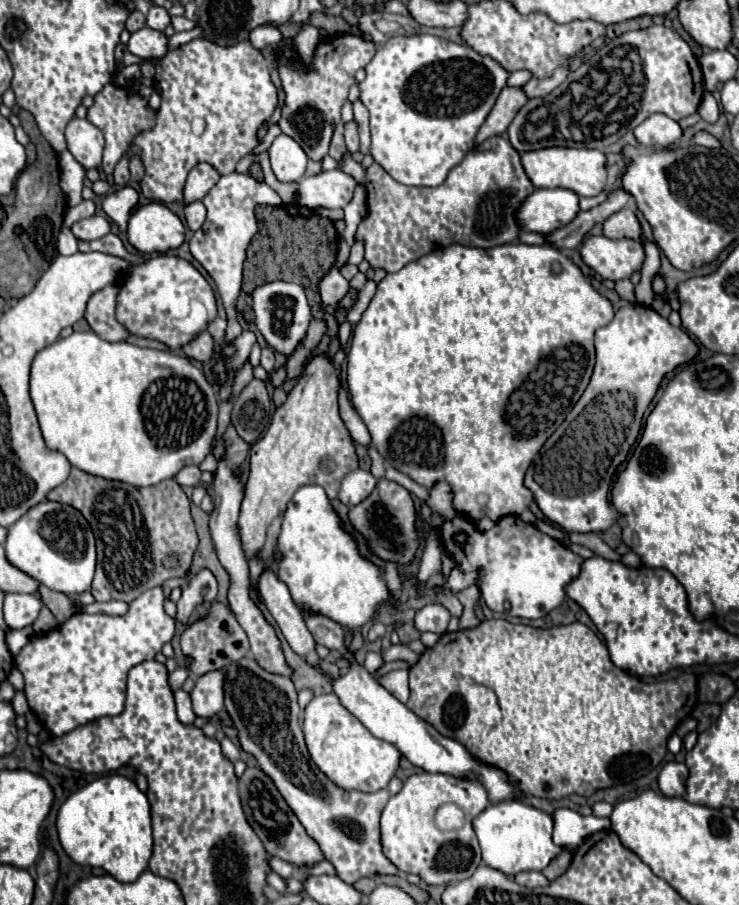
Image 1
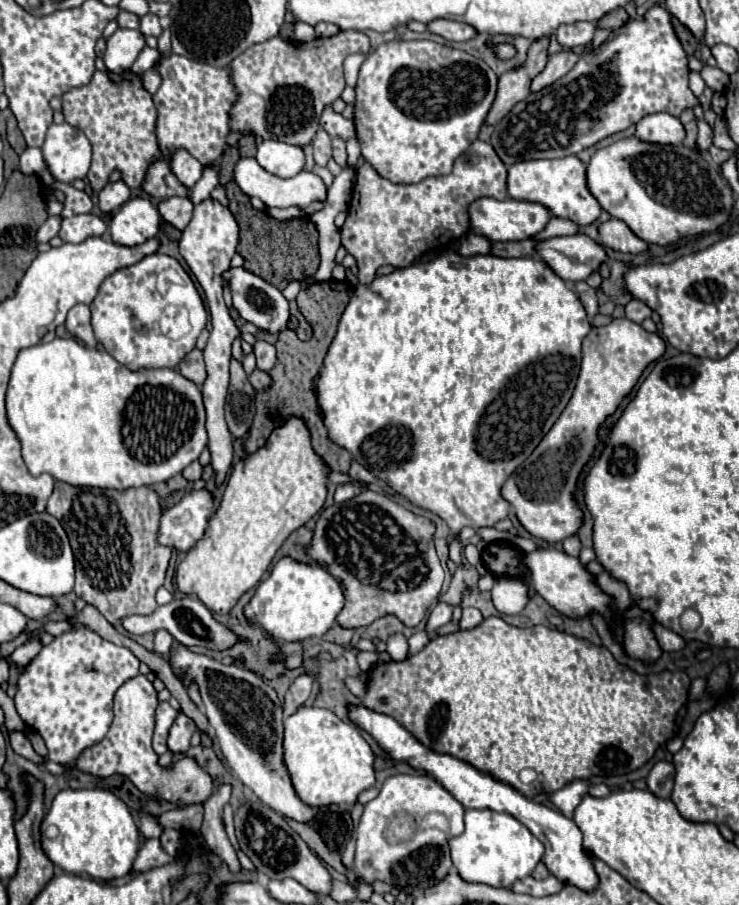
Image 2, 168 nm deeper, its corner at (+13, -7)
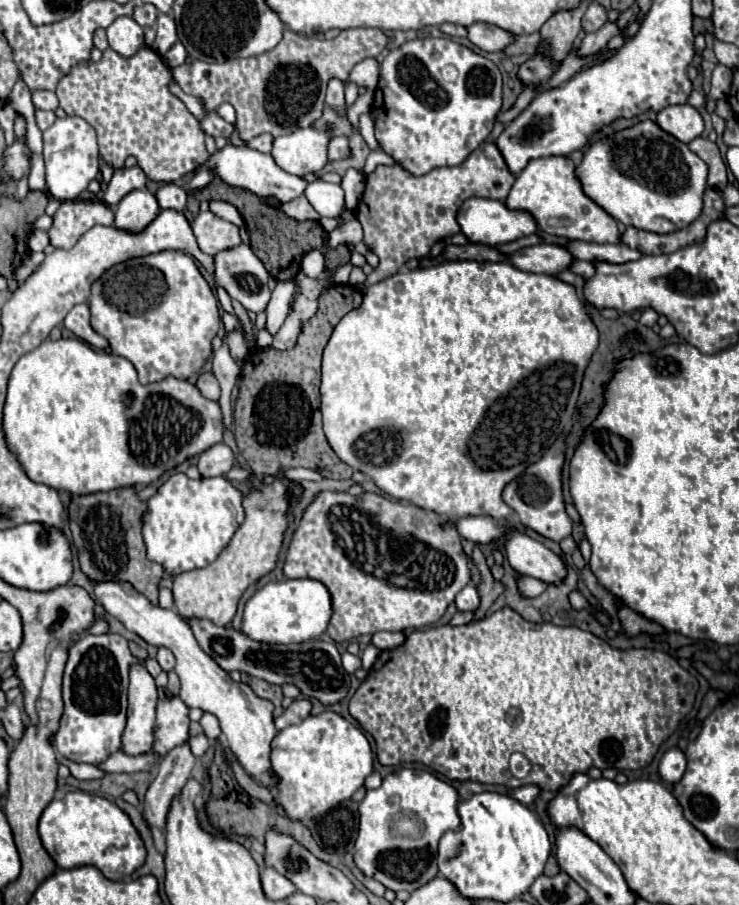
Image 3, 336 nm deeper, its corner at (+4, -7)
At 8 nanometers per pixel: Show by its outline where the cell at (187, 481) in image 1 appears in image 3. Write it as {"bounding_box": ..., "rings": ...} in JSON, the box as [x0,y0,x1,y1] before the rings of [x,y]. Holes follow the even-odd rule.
{"bounding_box":[198,443,234,477],"rings":[[[216,443],[208,447],[198,459],[198,471],[202,477],[218,477],[226,475],[234,465],[234,453],[226,443]]]}

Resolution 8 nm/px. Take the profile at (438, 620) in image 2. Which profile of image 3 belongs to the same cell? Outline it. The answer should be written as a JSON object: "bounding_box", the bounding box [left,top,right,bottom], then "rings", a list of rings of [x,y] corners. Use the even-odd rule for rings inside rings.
{"bounding_box":[456,585,480,611],"rings":[[[476,585],[464,587],[456,597],[456,607],[460,611],[474,611],[474,609],[478,609],[478,605],[480,605],[480,593],[478,593]]]}

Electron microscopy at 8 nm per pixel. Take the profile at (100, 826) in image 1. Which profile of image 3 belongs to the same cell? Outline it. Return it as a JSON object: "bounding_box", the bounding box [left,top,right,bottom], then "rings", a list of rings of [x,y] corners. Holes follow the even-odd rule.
{"bounding_box":[38,791,146,881],"rings":[[[70,791],[52,799],[42,811],[38,833],[44,849],[60,869],[94,865],[106,879],[120,881],[130,877],[146,859],[142,839],[132,827],[128,815],[112,801],[98,795],[88,795],[84,791]]]}

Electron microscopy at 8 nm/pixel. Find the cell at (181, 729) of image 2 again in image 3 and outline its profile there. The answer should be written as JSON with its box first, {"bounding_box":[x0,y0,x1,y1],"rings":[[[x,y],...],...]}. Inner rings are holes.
{"bounding_box":[142,745,196,829],"rings":[[[180,745],[164,757],[142,801],[142,817],[148,829],[164,829],[172,797],[184,787],[194,765],[196,757],[188,745]]]}

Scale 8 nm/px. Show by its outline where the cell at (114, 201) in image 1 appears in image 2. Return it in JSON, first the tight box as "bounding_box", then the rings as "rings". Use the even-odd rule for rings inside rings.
{"bounding_box":[97,181,129,215],"rings":[[[117,181],[117,183],[107,183],[101,189],[97,207],[101,209],[101,213],[109,215],[109,213],[113,213],[115,209],[119,209],[127,201],[129,201],[129,187],[123,181]]]}

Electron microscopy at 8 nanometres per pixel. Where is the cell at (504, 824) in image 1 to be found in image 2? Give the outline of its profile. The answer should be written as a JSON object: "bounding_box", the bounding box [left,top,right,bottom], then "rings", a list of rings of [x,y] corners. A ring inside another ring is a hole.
{"bounding_box":[449,809,543,889],"rings":[[[467,809],[465,811],[465,831],[459,837],[449,839],[449,847],[451,847],[453,865],[465,881],[485,883],[485,885],[491,885],[491,887],[505,887],[505,889],[511,889],[511,885],[517,879],[523,879],[523,877],[531,875],[535,865],[543,857],[541,841],[535,835],[531,835],[531,831],[523,823],[519,823],[513,815],[497,813],[497,811],[491,811],[491,809],[483,809],[483,811]]]}

